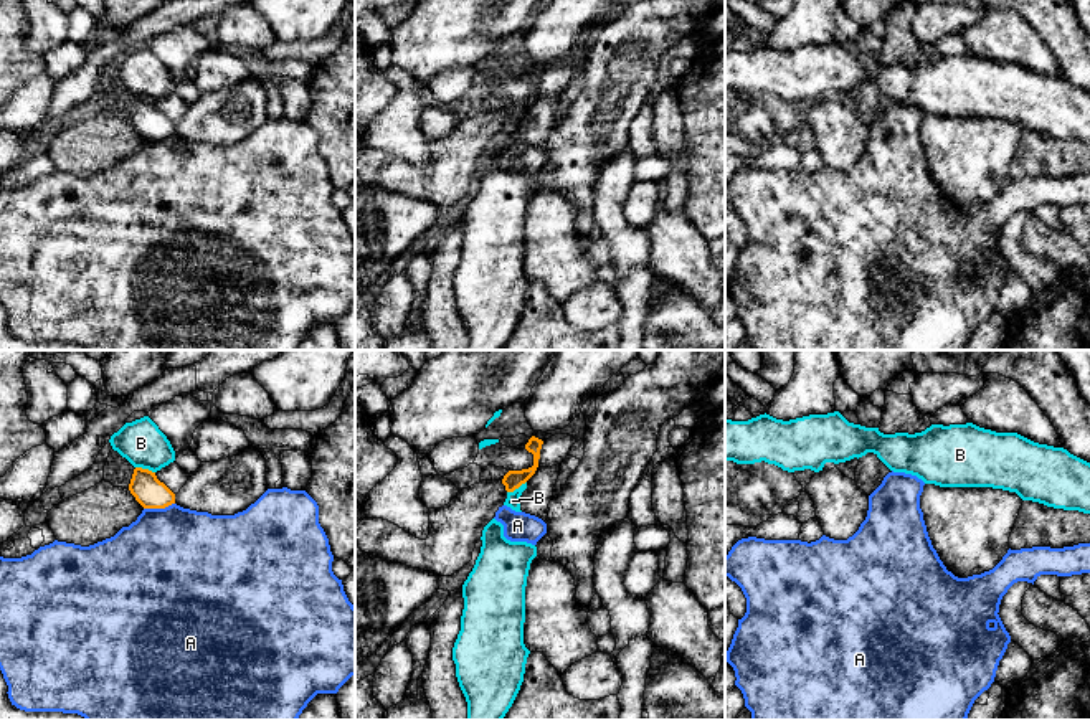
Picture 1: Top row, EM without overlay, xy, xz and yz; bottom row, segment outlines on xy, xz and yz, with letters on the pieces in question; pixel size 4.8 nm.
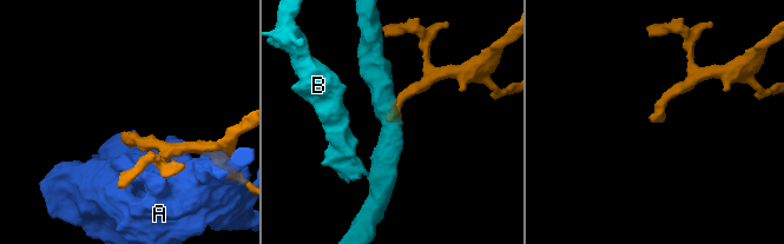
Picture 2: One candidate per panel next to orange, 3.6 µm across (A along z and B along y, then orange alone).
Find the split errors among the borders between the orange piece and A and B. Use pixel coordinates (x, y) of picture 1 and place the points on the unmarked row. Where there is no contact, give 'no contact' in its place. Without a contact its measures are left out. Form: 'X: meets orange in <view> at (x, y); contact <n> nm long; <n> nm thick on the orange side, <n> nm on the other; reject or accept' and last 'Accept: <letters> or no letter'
A: meets orange in xy at (159, 137); contact 160 nm long; 150 nm thick on the orange side, 480 nm on the other; reject
B: meets orange in xy at (146, 99); contact 100 nm long; 150 nm thick on the orange side, 220 nm on the other; reject
Accept: no letter

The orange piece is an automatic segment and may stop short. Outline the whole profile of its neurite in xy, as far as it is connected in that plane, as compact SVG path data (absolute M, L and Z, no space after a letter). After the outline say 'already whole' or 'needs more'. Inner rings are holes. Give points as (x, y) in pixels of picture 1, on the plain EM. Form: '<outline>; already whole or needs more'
M111 79L104 96L102 111L114 117L129 119L144 139L165 139L175 134L175 124L157 109L155 102L134 97L114 79Z; needs more

